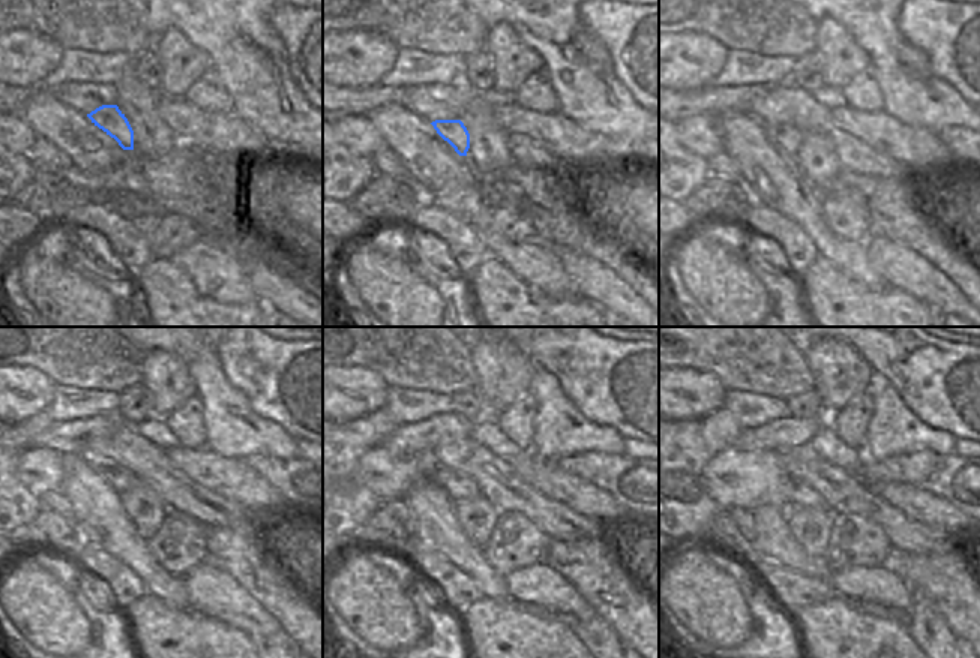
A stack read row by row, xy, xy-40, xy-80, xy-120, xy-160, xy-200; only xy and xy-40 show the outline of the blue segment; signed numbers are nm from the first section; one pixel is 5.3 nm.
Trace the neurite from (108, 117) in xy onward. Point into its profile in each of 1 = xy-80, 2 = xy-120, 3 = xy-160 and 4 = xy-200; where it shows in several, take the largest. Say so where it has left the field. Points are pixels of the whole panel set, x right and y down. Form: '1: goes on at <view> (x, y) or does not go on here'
1: goes on at xy-80 (790, 138)
2: goes on at xy-120 (117, 477)
3: goes on at xy-160 (461, 487)
4: goes on at xy-200 (802, 495)

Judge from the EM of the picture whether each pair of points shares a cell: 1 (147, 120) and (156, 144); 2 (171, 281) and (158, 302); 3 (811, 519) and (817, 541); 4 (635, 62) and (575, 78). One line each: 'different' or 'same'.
1: same
2: same
3: same
4: different

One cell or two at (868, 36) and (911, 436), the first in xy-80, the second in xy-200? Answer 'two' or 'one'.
one

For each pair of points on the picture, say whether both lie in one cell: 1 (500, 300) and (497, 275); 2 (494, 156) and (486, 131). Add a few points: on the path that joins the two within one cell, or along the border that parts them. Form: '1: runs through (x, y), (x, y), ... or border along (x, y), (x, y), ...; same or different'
1: runs through (497, 294), (497, 281); same
2: runs through (488, 150), (486, 137); same

